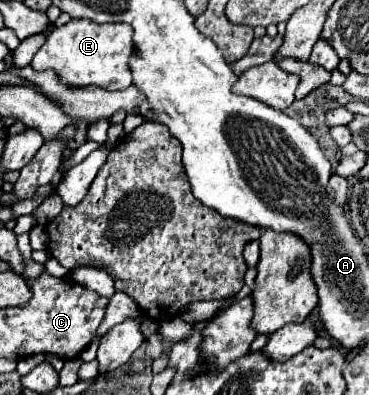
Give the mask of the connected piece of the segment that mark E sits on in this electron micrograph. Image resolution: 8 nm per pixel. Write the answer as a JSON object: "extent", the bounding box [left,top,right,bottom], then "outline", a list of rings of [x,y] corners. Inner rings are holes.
{"extent":[31,19,133,91],"outline":[[[71,19],[63,27],[55,27],[43,47],[35,53],[31,67],[35,71],[53,69],[59,81],[67,87],[87,87],[97,85],[107,91],[127,89],[131,85],[131,71],[129,71],[129,57],[133,43],[131,25],[125,23],[107,23],[99,25],[87,19]]]}

